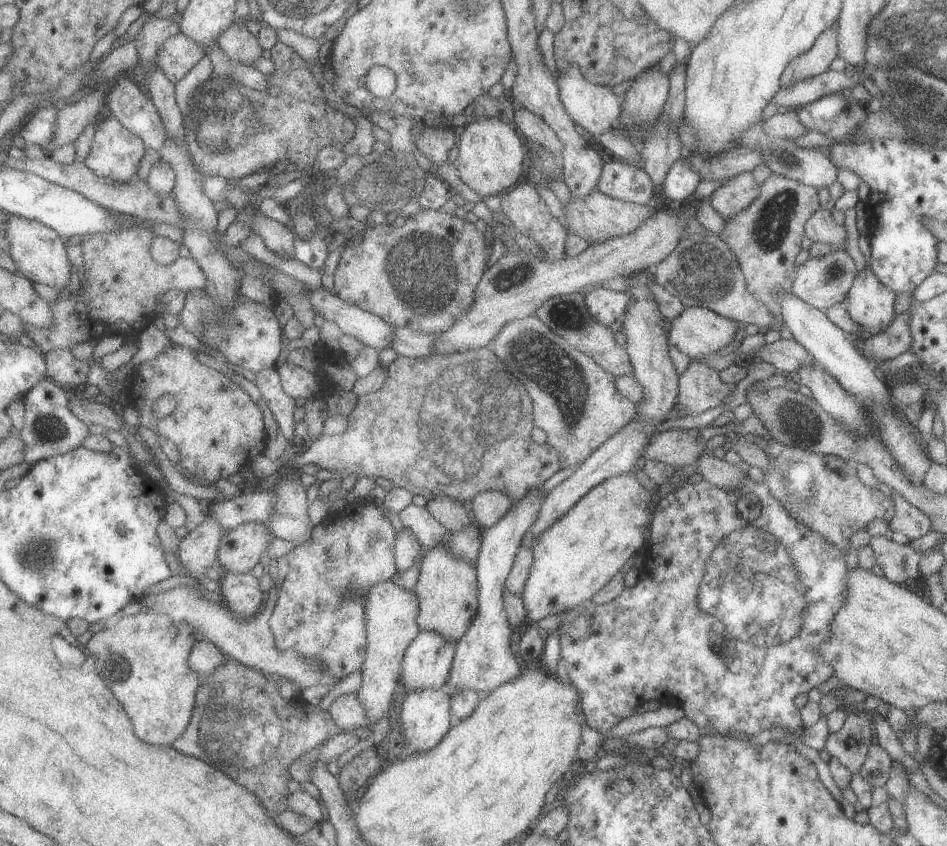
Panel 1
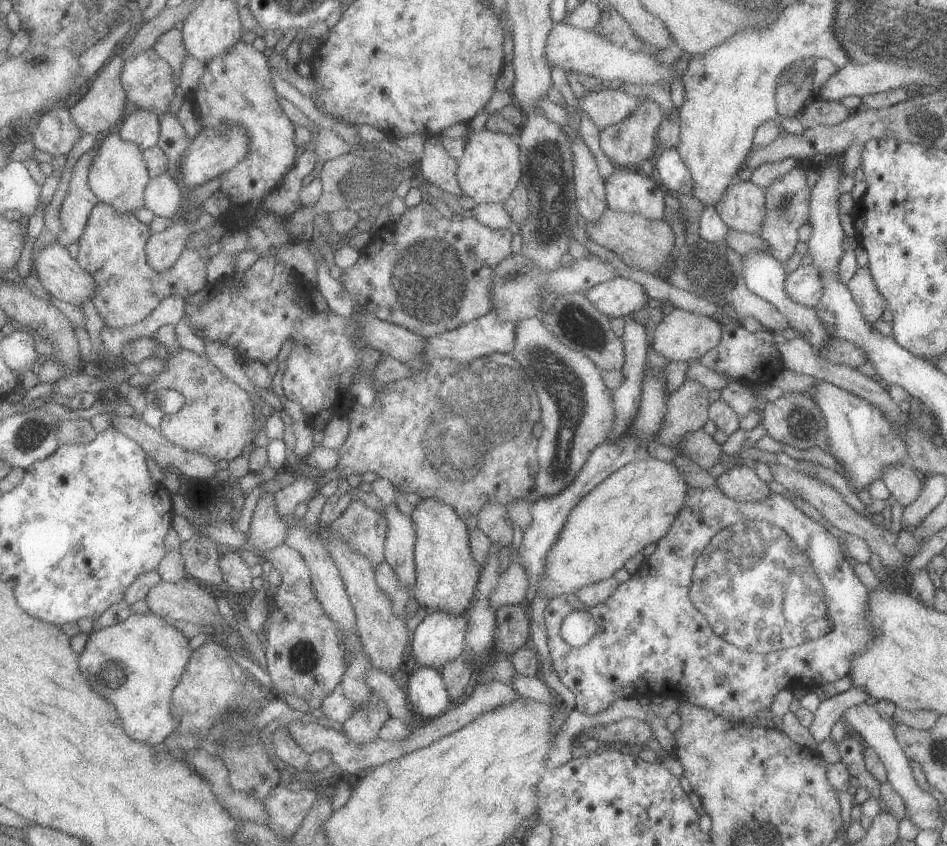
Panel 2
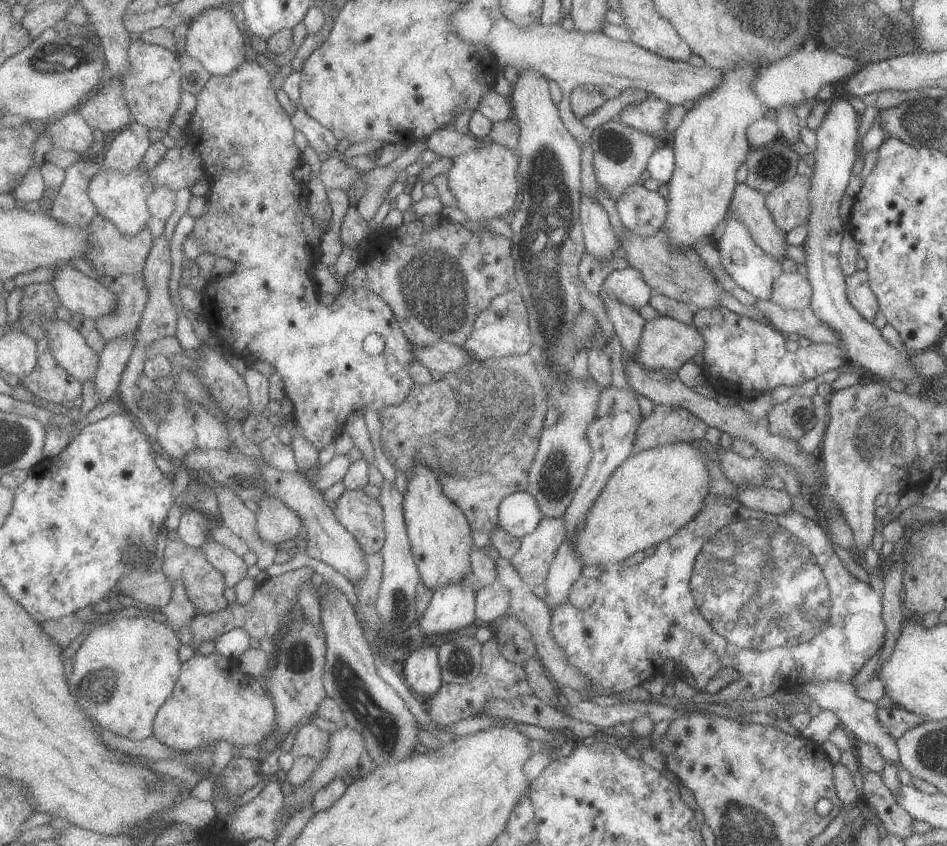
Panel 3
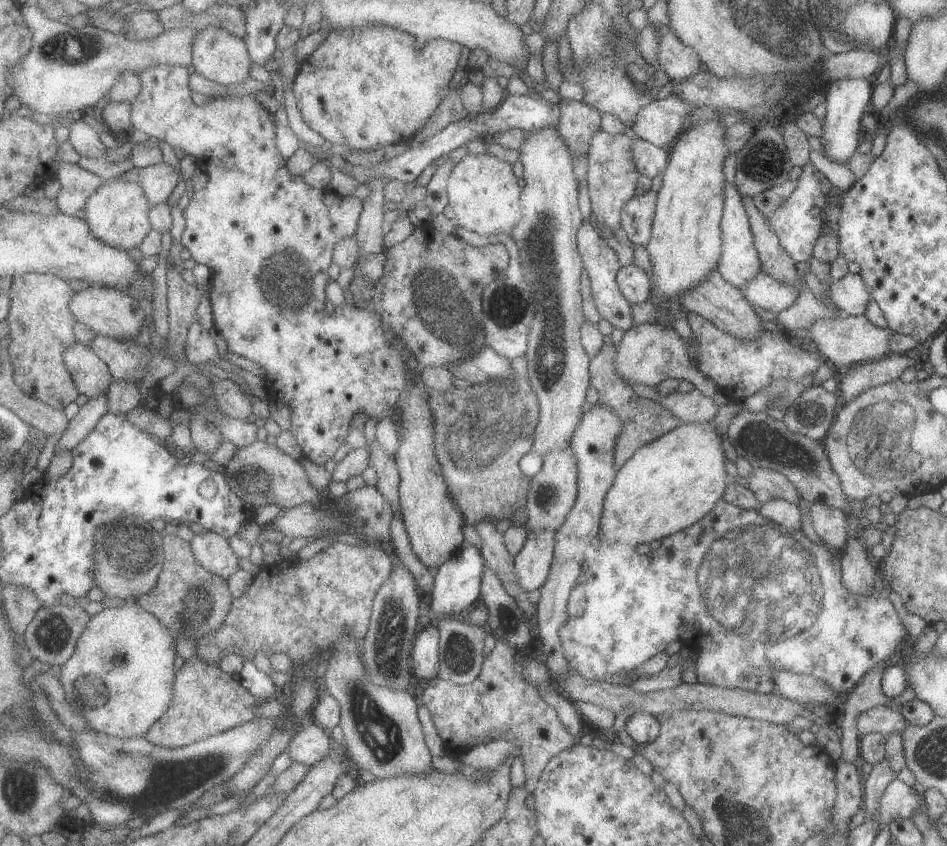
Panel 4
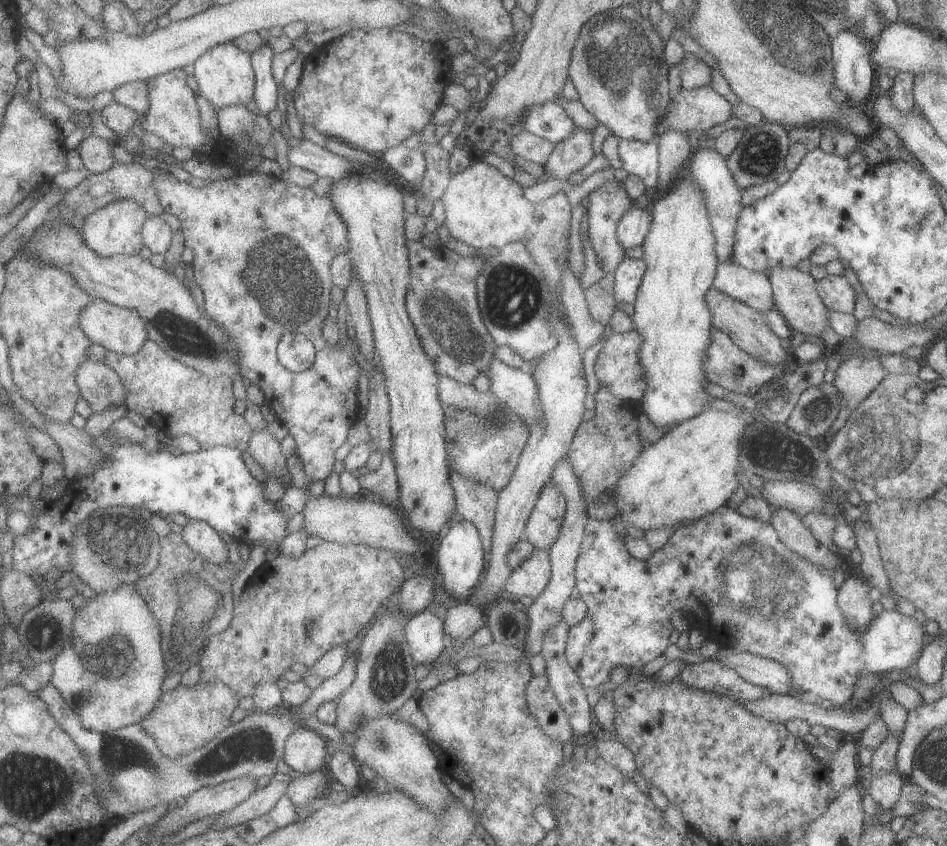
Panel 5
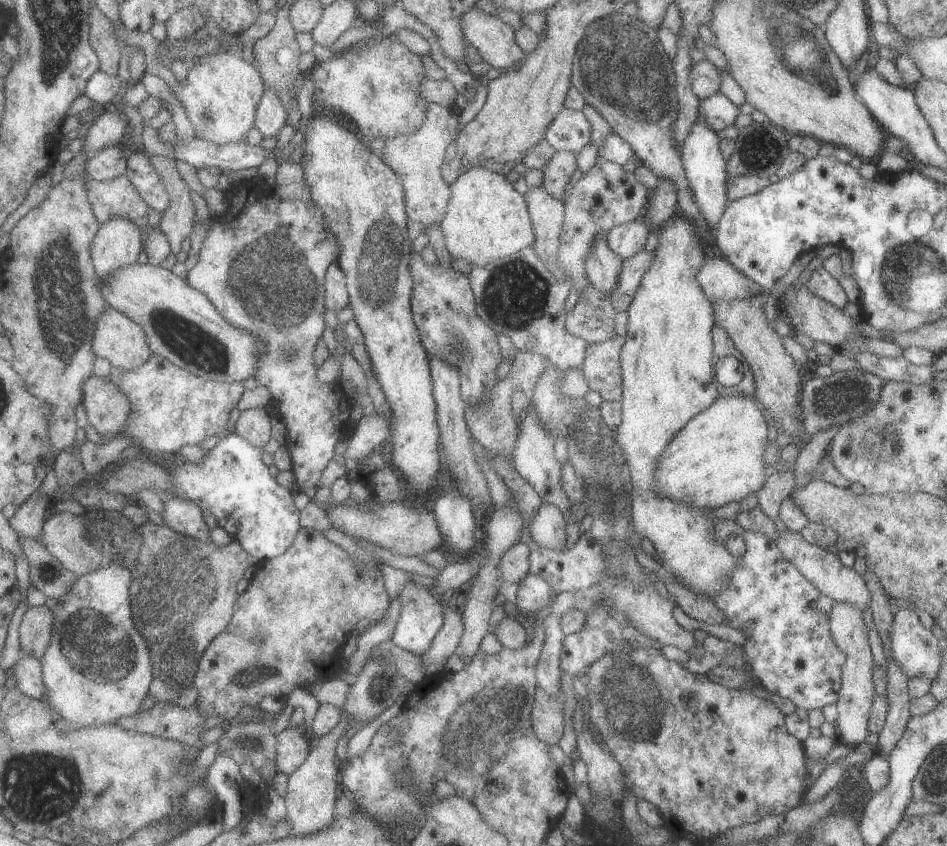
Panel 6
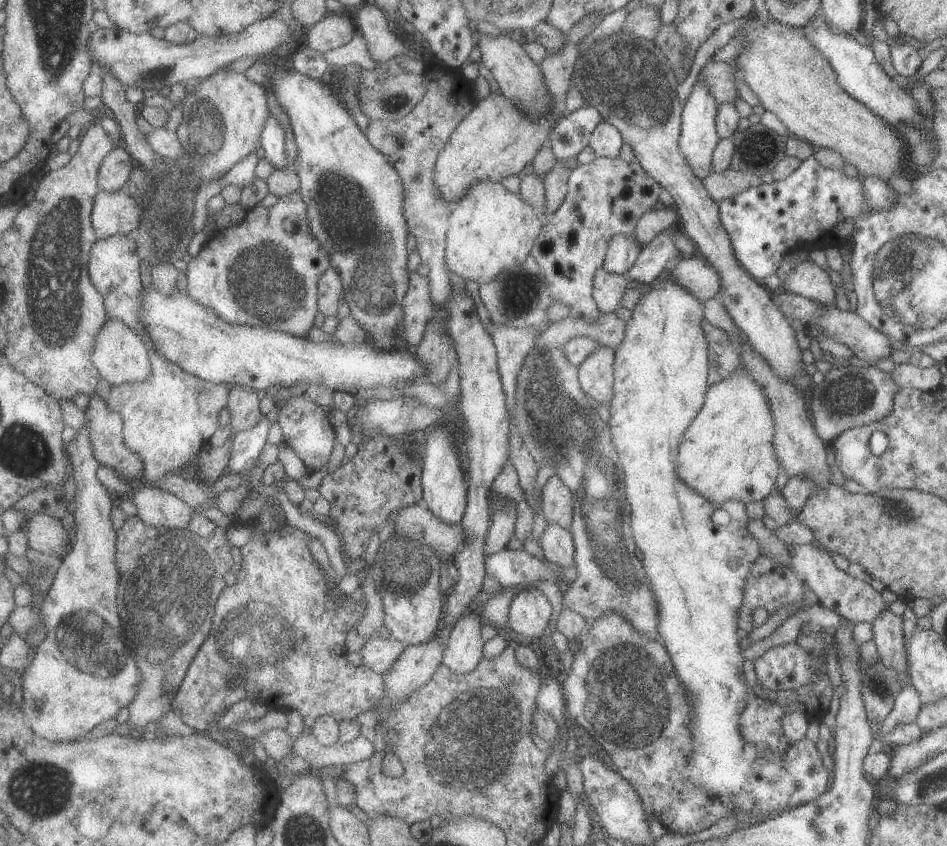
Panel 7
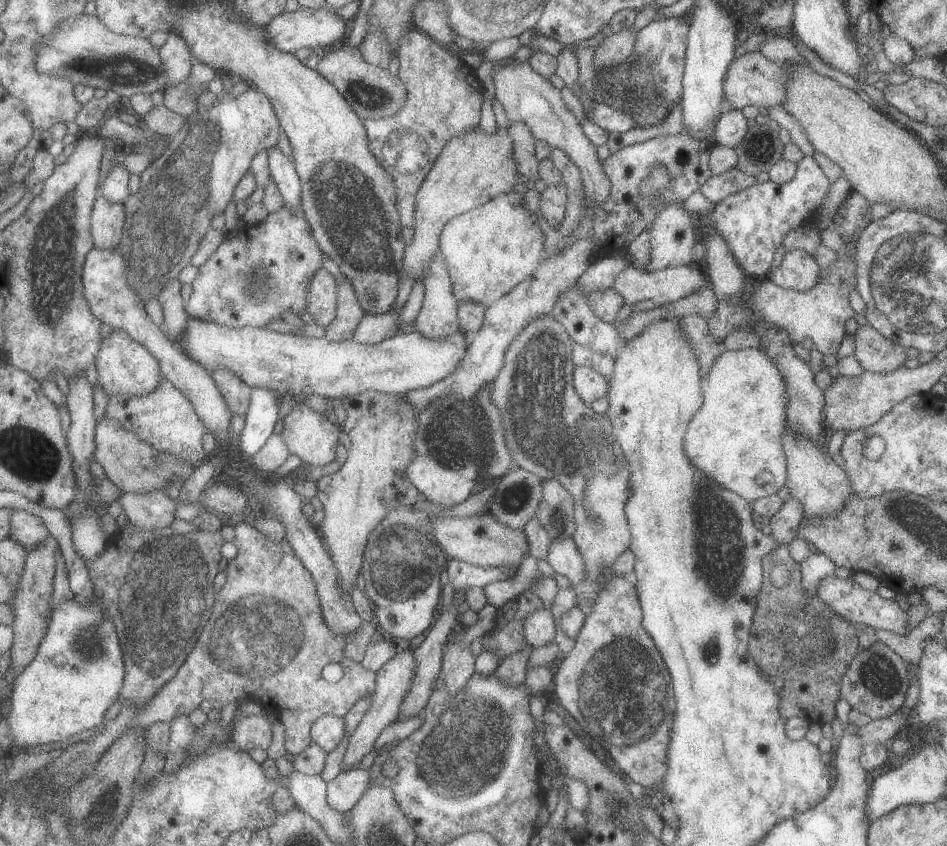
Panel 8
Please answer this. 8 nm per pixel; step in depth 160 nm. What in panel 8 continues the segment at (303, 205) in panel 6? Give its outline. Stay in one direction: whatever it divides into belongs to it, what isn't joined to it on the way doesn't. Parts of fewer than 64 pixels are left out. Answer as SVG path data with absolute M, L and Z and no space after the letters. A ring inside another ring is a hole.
M284 206L275 212L268 213L267 218L258 225L243 225L239 234L227 237L220 243L216 248L216 251L199 267L198 277L191 283L192 293L191 297L186 302L186 308L188 309L190 316L194 319L213 321L231 328L243 328L247 325L265 327L269 322L283 318L283 312L285 311L290 311L291 314L300 315L301 312L308 310L308 298L310 297L312 280L314 279L314 276L318 274L319 270L324 267L325 259L326 254L322 251L318 240L315 238L304 209L297 212ZM297 403L295 408L283 419L282 435L291 455L300 456L305 463L320 467L331 464L337 458L339 436L343 430L341 424L333 423L325 414L320 414L304 403Z

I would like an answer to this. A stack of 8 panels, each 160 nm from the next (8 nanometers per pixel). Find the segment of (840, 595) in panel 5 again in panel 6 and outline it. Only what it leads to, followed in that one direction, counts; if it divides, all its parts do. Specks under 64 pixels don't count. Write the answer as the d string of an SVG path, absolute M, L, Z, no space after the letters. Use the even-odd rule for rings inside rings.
M832 603L828 611L828 626L837 648L846 656L842 673L840 676L840 687L836 702L837 717L834 722L835 732L839 734L838 742L848 745L854 743L857 746L864 742L865 736L869 734L867 730L868 716L876 694L874 691L874 665L871 661L871 652L867 643L867 631L861 611L857 607L852 607L847 603Z

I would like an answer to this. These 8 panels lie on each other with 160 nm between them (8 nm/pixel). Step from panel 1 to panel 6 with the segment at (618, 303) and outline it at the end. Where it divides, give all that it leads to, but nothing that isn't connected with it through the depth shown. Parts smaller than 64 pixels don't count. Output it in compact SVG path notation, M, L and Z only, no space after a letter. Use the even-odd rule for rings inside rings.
M651 251L636 252L633 256L623 259L616 282L617 292L633 296L643 273L651 266L653 259L654 252Z

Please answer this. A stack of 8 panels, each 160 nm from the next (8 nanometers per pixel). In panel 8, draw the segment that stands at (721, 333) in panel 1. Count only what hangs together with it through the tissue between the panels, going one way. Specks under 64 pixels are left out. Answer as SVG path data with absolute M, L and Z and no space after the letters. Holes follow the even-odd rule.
M585 364L574 367L572 383L579 398L586 405L590 405L597 398L606 396L610 387L608 380L601 376L601 373Z

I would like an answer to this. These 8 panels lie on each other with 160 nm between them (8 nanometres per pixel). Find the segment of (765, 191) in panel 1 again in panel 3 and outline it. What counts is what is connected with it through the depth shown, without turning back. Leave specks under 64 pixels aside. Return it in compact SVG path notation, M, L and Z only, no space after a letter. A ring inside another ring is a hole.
M796 175L764 195L765 208L780 232L786 234L795 227L806 224L809 216L809 188L811 188L810 178Z

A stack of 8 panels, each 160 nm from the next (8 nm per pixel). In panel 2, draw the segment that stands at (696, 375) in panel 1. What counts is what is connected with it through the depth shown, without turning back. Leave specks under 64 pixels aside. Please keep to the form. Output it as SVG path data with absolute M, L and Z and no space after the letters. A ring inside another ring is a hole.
M686 378L681 386L667 396L667 412L653 440L666 447L676 447L687 434L702 429L708 420L708 391L699 382Z

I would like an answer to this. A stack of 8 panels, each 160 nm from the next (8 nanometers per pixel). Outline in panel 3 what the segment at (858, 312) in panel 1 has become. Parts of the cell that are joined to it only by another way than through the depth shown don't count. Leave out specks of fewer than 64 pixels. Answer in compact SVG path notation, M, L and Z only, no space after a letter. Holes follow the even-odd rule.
M856 271L845 277L845 296L847 302L865 320L873 319L878 311L878 303L869 289L865 271Z

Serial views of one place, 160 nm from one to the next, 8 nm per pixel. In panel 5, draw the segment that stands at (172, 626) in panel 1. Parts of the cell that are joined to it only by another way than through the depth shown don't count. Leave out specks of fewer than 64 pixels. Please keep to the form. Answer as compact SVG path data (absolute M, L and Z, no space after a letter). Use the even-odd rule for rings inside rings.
M122 585L117 590L99 593L95 599L87 601L84 608L76 610L73 640L67 642L54 660L50 682L63 693L67 704L81 716L89 730L106 733L142 723L166 693L163 682L169 669L162 638L160 622L136 585Z

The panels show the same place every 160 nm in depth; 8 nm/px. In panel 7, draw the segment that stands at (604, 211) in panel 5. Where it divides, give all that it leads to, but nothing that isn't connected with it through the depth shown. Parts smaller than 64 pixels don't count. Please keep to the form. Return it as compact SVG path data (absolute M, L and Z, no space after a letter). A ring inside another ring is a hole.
M599 265L592 278L592 297L601 313L614 312L620 305L623 292L627 290L627 278L624 275L607 272Z

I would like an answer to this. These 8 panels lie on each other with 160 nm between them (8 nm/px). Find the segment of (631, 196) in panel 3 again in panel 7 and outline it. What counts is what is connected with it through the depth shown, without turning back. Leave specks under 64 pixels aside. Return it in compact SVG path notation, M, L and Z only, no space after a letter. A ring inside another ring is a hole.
M613 235L608 240L602 267L607 272L623 275L635 262L641 245L632 235Z

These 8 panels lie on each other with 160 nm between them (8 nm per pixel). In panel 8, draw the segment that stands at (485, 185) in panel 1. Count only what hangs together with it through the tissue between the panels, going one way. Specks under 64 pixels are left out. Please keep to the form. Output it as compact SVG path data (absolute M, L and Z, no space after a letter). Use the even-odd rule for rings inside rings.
M509 190L506 193L495 193L483 204L454 216L442 228L438 248L442 252L446 269L450 275L454 295L459 301L469 299L472 303L481 303L485 308L499 300L516 284L529 276L543 259L544 236L538 225L535 213L527 209L524 193Z

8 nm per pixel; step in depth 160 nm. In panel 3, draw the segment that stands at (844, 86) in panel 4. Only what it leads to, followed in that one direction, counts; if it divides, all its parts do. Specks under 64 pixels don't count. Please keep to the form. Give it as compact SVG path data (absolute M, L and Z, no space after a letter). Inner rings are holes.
M836 93L831 98L829 108L815 130L816 151L813 152L815 163L810 176L809 216L807 219L807 240L804 244L806 280L811 286L810 310L817 320L829 326L837 338L843 342L849 360L862 367L866 377L888 382L901 380L905 385L917 377L913 372L913 364L909 362L909 353L895 350L883 340L880 330L869 324L865 318L851 307L845 296L845 277L839 269L838 253L840 252L841 236L844 224L839 218L839 202L845 187L851 178L853 162L860 154L859 150L859 116L843 94Z

